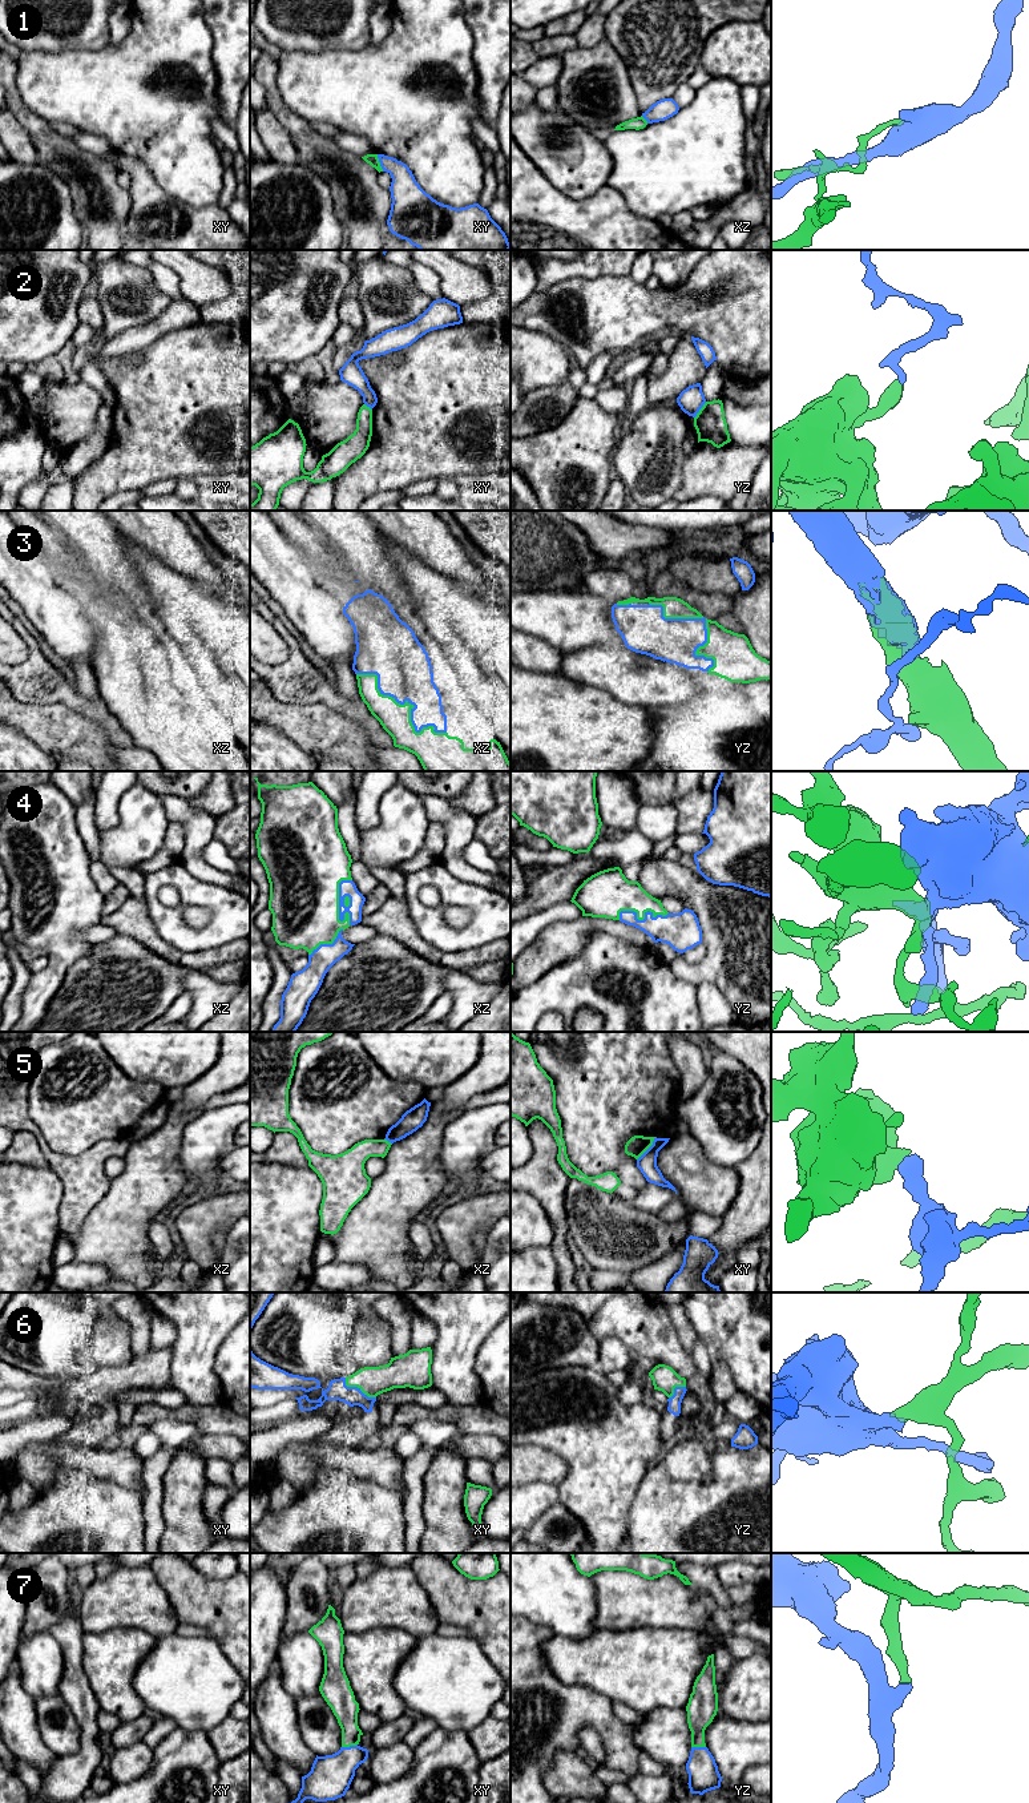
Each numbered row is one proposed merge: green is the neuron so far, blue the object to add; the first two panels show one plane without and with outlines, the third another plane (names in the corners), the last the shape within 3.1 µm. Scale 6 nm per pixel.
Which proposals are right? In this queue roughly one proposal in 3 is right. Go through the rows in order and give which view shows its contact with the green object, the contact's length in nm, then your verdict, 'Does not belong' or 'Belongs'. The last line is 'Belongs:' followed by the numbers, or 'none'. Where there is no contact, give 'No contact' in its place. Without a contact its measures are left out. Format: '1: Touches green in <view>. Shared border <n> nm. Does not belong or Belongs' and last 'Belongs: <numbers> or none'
1: Touches green in xy. Shared border 110 nm. Does not belong
2: Touches green in yz. Shared border 130 nm. Does not belong
3: Touches green in xz. Shared border 650 nm. Belongs
4: Touches green in xz. Shared border 280 nm. Belongs
5: Touches green in xy. Shared border 180 nm. Does not belong
6: Touches green in xy. Shared border 220 nm. Belongs
7: Touches green in xy. Shared border 100 nm. Belongs
Belongs: 3, 4, 6, 7

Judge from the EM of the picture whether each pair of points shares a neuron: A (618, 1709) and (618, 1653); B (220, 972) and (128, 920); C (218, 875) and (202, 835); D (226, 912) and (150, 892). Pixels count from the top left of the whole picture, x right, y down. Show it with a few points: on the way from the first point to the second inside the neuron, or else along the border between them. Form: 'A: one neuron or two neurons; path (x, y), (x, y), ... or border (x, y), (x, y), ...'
A: two neurons; border (613, 1701), (622, 1702), (642, 1714)
B: two neurons; border (235, 959), (202, 969)
C: one neuron; path (206, 870), (197, 860), (197, 847)
D: one neuron; path (208, 895), (194, 892), (182, 880), (169, 880)

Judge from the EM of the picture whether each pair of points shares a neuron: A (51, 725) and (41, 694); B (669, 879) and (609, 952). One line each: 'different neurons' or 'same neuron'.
A: different neurons
B: different neurons

